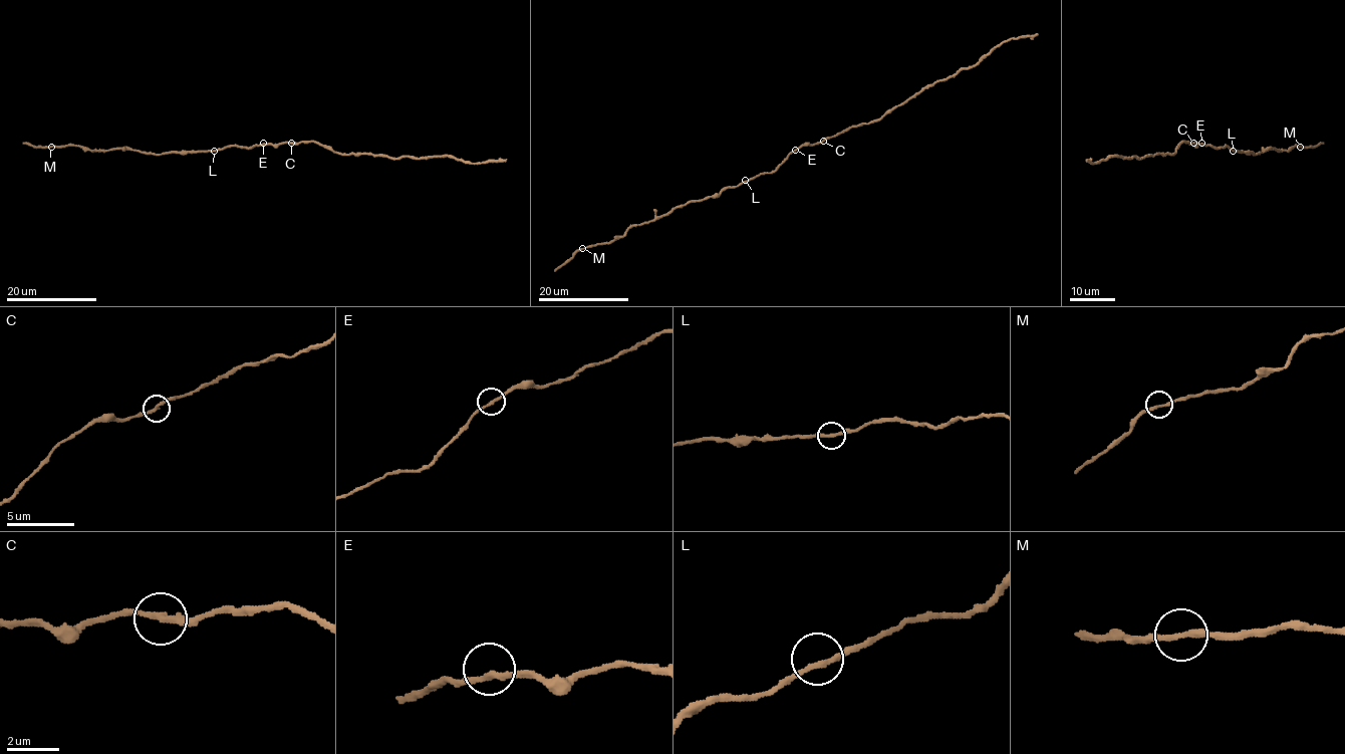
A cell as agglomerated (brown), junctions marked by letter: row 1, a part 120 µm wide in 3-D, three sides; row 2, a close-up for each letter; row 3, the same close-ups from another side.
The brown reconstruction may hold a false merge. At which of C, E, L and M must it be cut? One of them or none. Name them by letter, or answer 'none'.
none

